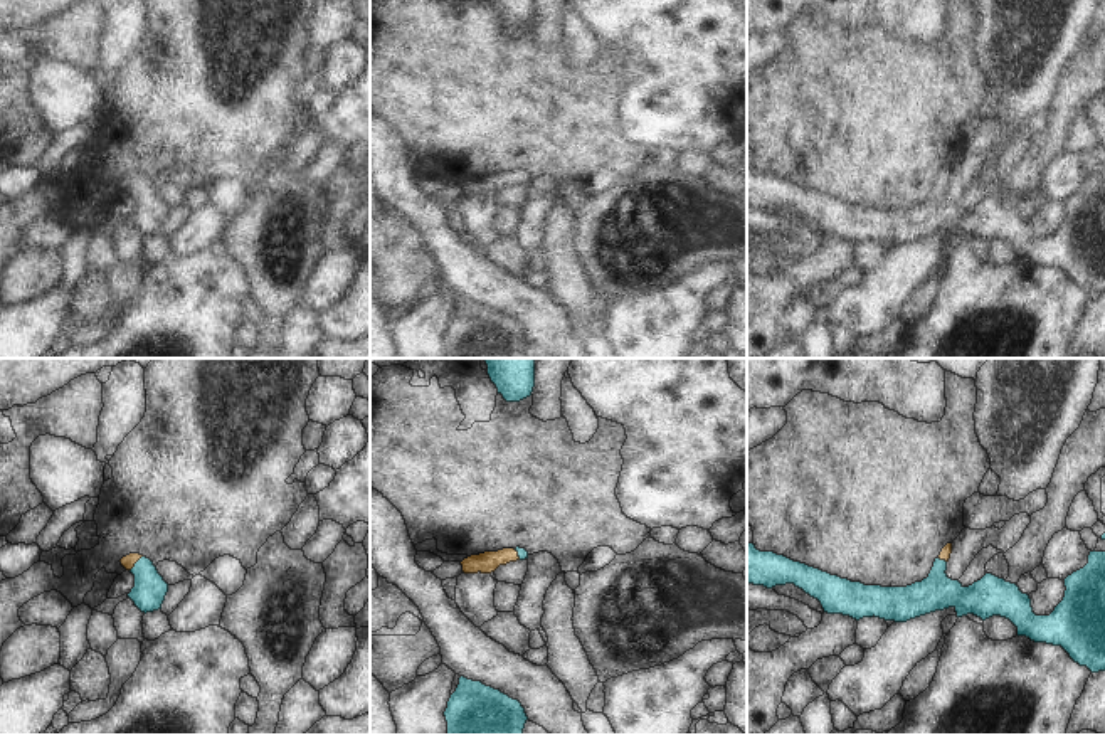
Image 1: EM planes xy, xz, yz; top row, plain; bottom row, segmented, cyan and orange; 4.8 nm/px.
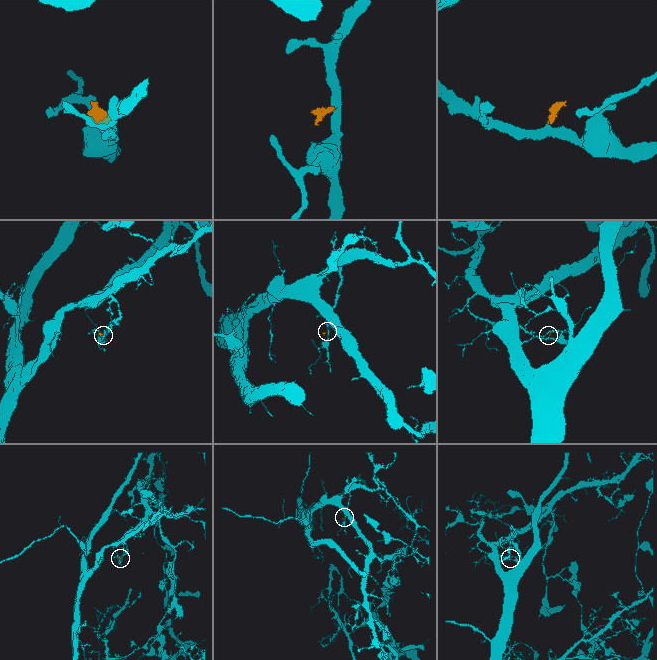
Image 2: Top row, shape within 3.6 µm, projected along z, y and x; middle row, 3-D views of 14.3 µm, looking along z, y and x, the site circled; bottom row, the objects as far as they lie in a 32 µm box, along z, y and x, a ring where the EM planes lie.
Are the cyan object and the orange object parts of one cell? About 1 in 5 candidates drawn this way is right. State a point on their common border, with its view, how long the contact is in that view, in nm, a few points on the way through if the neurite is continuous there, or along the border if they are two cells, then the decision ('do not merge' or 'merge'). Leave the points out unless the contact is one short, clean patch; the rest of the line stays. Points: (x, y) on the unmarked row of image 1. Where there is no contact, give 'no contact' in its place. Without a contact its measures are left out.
meets cyan in xy at (135, 187); contact 100 nm long; runs through xy (150, 212), (147, 199), (135, 187), (128, 185); merge

